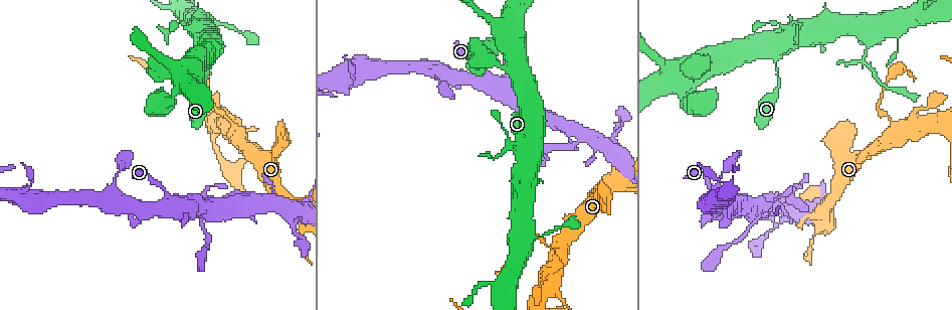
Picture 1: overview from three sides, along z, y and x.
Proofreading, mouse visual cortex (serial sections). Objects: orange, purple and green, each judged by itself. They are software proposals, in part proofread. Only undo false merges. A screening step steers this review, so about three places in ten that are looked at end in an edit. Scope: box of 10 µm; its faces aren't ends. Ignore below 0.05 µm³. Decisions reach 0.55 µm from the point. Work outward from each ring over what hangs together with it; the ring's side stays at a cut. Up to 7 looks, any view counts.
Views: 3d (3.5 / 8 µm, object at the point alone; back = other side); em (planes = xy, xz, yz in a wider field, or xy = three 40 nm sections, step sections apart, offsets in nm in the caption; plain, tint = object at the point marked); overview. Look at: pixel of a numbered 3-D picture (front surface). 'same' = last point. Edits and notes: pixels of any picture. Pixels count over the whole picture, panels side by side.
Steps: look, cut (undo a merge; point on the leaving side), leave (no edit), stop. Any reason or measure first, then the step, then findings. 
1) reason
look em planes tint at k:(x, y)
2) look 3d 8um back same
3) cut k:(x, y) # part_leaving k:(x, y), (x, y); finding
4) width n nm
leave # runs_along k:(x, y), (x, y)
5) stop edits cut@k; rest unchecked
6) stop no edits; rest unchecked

thick turns thin
look em xy step 3 tint at 1:(890, 118)

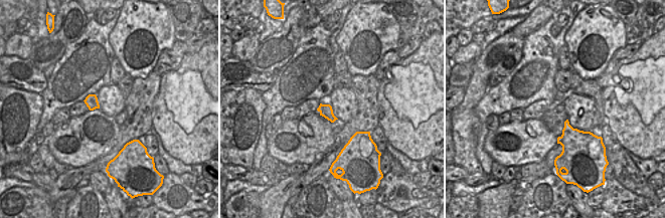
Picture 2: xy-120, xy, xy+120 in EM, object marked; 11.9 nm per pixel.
look 3d 3.5um same

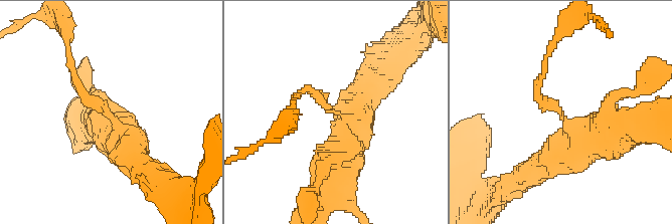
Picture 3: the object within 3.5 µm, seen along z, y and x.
cut 3:(319, 96) # part_leaving 3:(338, 115), (307, 88), (292, 101); a second cell is stuck on

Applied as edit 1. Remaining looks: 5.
redraw
look overview

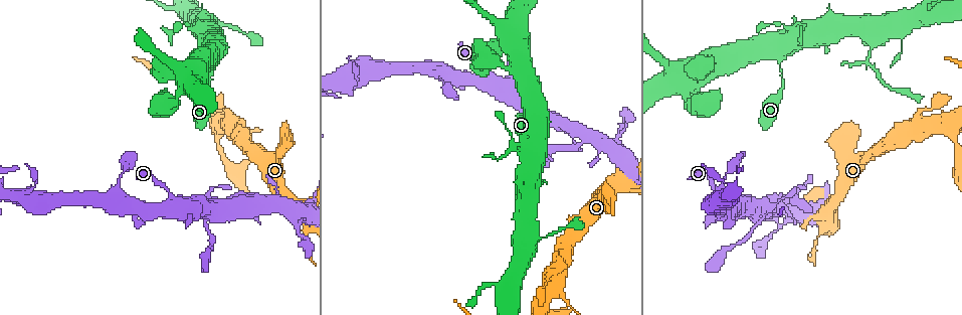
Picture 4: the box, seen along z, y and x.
sharp bend
look 3d 3.5um back at 4:(871, 38)

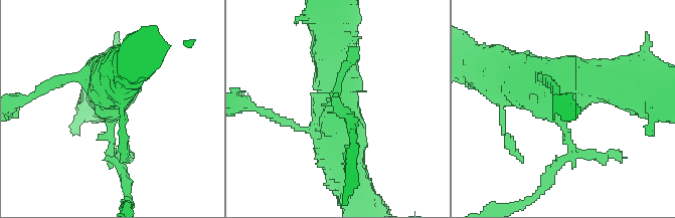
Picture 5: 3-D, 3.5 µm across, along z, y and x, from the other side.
shape alone is not enough
look em planes plain same

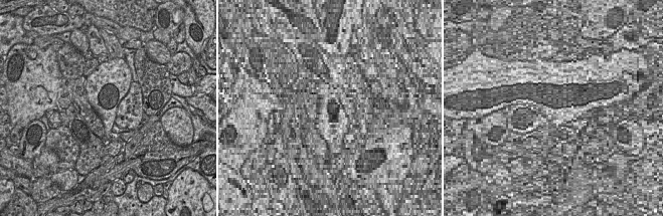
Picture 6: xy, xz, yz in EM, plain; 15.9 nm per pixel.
with the object marked
look em planes tint same

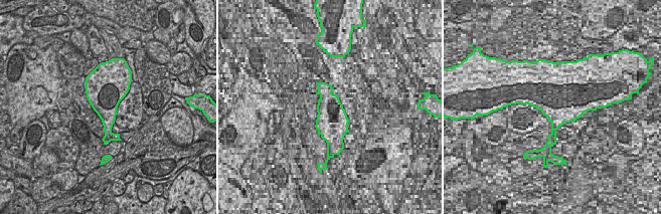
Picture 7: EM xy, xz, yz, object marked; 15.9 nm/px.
cut 5:(551, 172) # border 7:(104, 130), (109, 134), (110, 141); two cells meet here

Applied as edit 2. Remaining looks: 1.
stop edits cut@3, cut@5; rest unchecked

